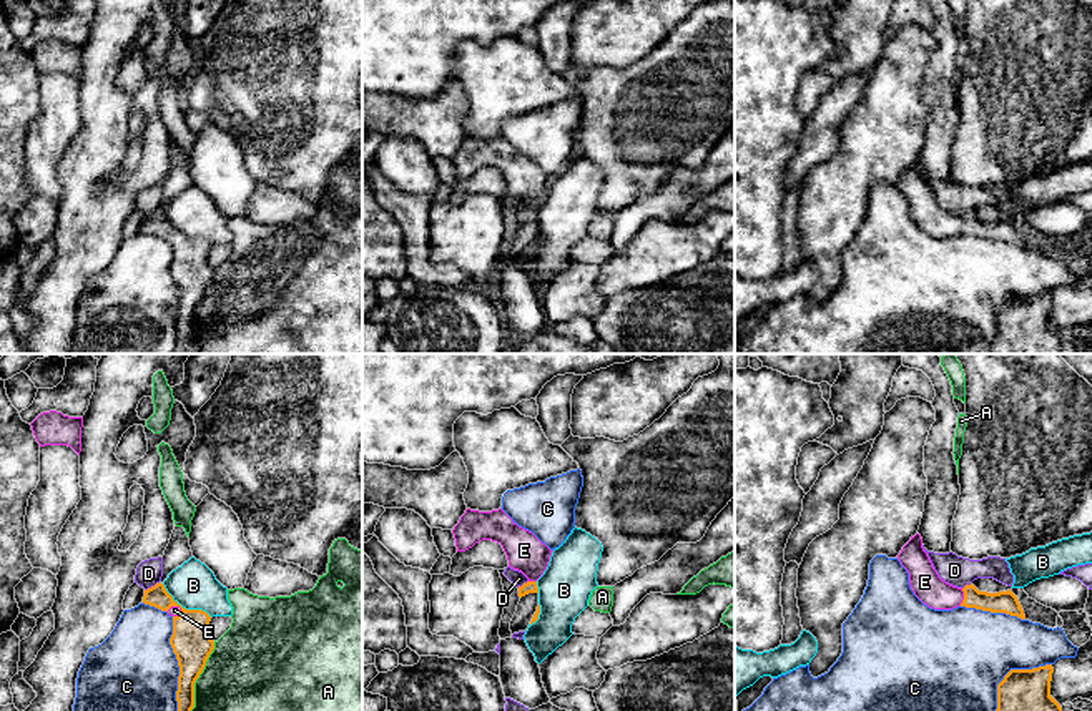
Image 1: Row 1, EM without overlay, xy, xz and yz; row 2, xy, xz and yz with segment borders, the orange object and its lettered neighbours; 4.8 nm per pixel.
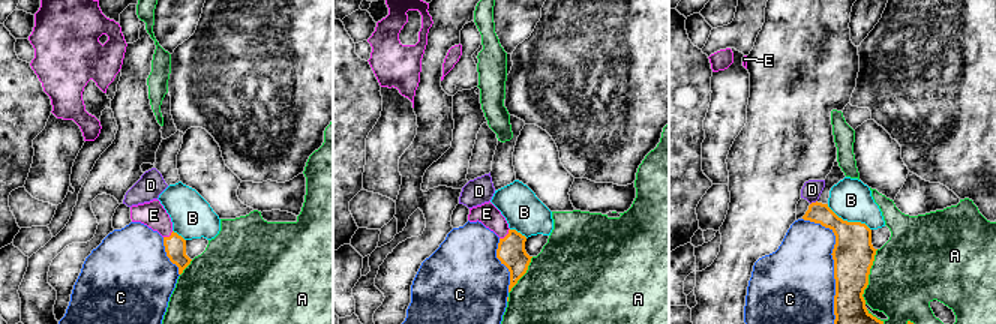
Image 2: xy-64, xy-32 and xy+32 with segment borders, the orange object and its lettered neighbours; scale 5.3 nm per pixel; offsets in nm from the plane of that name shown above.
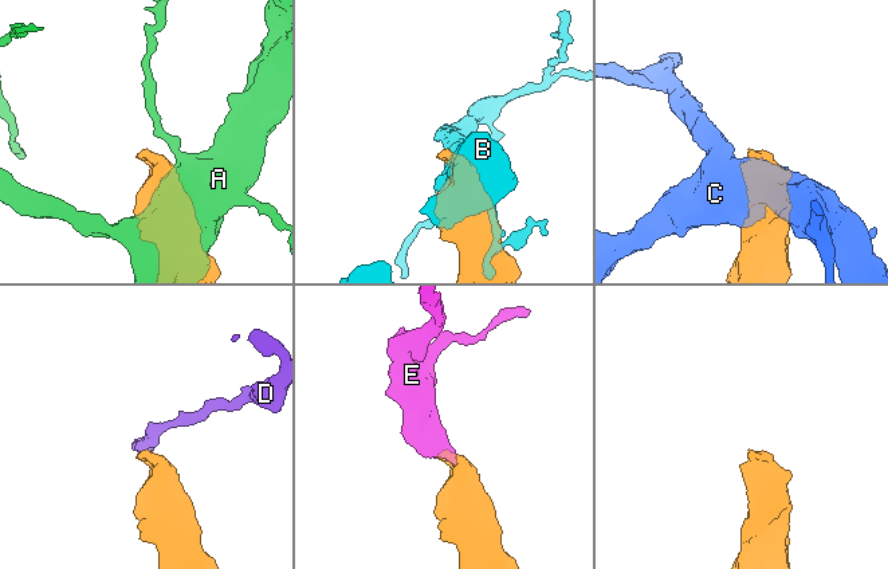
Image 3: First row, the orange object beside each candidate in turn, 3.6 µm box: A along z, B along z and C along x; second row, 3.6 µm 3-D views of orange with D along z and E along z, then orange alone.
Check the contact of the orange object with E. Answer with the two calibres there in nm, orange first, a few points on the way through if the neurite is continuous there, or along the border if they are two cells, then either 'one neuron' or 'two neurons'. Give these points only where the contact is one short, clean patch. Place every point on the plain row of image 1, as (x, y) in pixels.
110/150 nm | across yz (1004, 230), (964, 225), (938, 223), (924, 210) | one neuron

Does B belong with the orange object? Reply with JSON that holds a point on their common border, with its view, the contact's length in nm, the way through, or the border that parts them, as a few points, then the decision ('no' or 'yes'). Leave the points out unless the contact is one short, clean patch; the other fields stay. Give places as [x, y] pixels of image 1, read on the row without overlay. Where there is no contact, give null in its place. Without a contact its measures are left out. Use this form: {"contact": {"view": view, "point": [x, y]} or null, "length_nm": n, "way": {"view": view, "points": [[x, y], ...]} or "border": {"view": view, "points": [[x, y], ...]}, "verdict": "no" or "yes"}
{"contact": {"view": "xy", "point": [185, 236]}, "length_nm": 300, "verdict": "no"}

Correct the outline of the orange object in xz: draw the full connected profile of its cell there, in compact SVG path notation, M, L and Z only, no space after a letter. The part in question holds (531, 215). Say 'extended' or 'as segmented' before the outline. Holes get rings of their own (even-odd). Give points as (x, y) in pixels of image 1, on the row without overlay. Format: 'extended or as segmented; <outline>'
extended; M467 136L452 161L457 179L465 179L482 168L500 171L509 194L529 206L519 214L519 224L539 221L537 208L547 198L553 178L532 159L519 154L502 136L492 140Z

